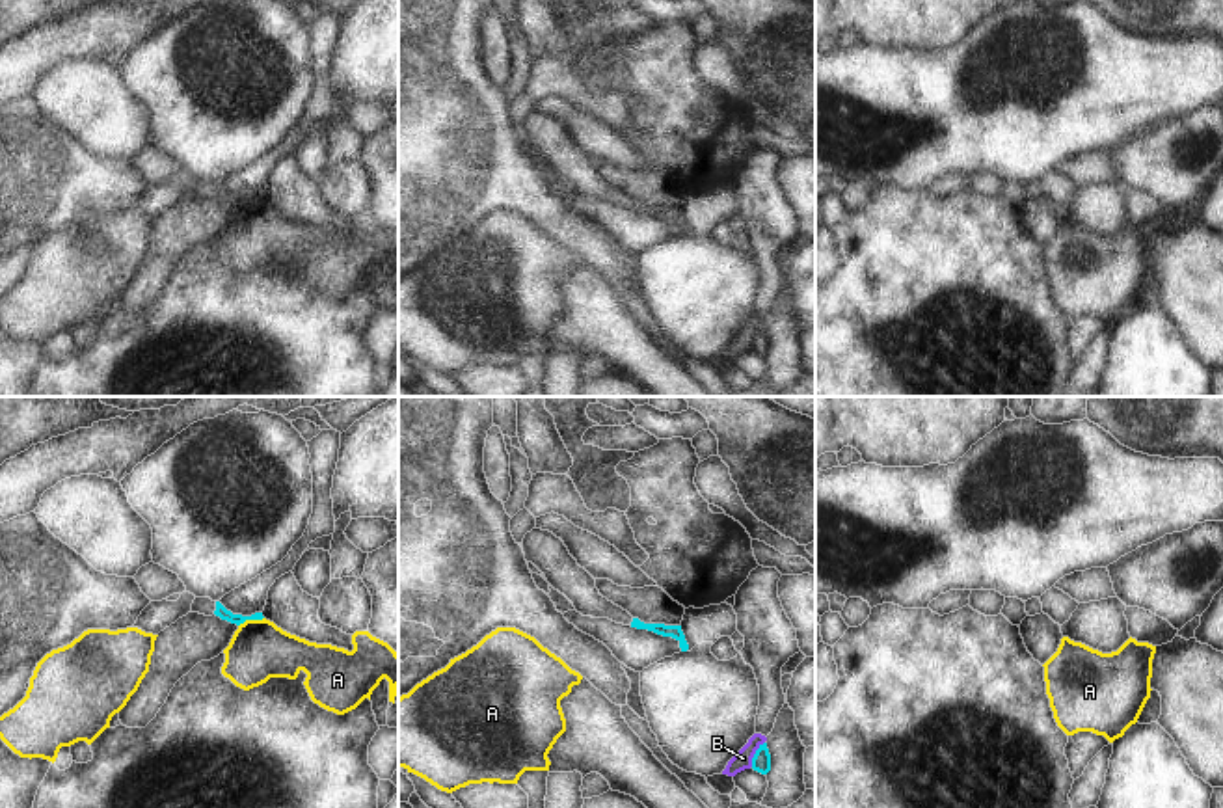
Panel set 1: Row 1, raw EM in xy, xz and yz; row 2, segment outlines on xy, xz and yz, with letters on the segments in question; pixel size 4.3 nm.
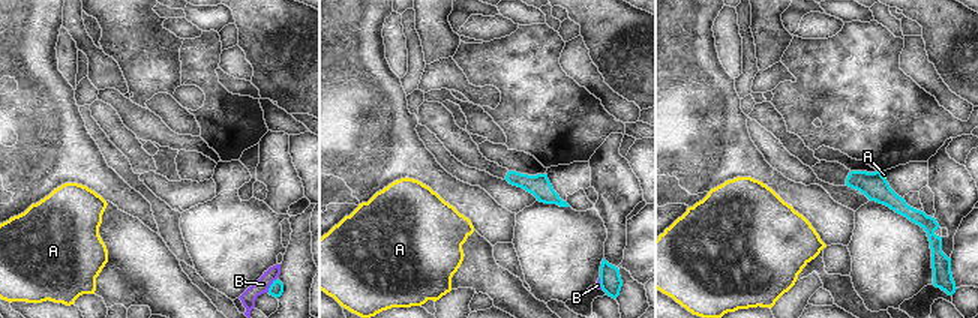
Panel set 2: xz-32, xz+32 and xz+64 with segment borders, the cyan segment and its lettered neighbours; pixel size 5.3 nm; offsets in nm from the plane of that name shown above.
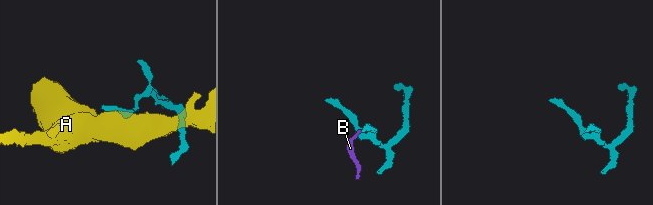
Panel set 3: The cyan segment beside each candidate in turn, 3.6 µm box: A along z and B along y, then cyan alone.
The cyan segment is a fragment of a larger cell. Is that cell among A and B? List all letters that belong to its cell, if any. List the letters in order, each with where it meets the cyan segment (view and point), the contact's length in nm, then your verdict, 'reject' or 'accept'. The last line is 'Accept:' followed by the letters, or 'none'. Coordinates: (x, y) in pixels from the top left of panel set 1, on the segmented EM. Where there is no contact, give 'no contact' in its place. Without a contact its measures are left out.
A: xy (250, 619) | 120 nm | reject
B: xz (754, 754) | 130 nm | reject
Accept: none

